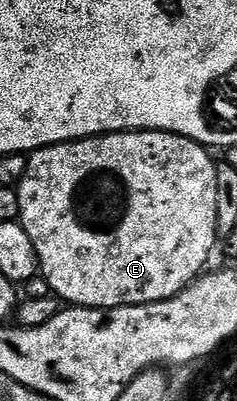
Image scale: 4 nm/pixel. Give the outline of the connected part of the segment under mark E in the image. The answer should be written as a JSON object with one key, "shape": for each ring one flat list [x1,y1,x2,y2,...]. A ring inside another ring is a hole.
{"shape":[[124,130,117,134,97,134,95,138,77,138,75,142,61,142,55,146,45,146,44,148,33,151,27,157,26,171,21,182,16,187,18,199,20,200,18,221,21,222,24,232,28,232,28,237,32,240,32,248,36,248,38,269,41,277,48,280,51,295,70,306,87,306,88,308,107,310,108,308,116,308,117,306,139,306,140,304,148,304,149,302,163,302,186,289,195,278,199,277,207,269,206,261,209,260,210,253,214,250,214,242,217,243,219,241,218,229,216,228,216,172,218,171,218,166,210,154,213,153,207,147,201,146,199,142,193,142,190,138,185,138,179,134,170,134,166,130]]}

